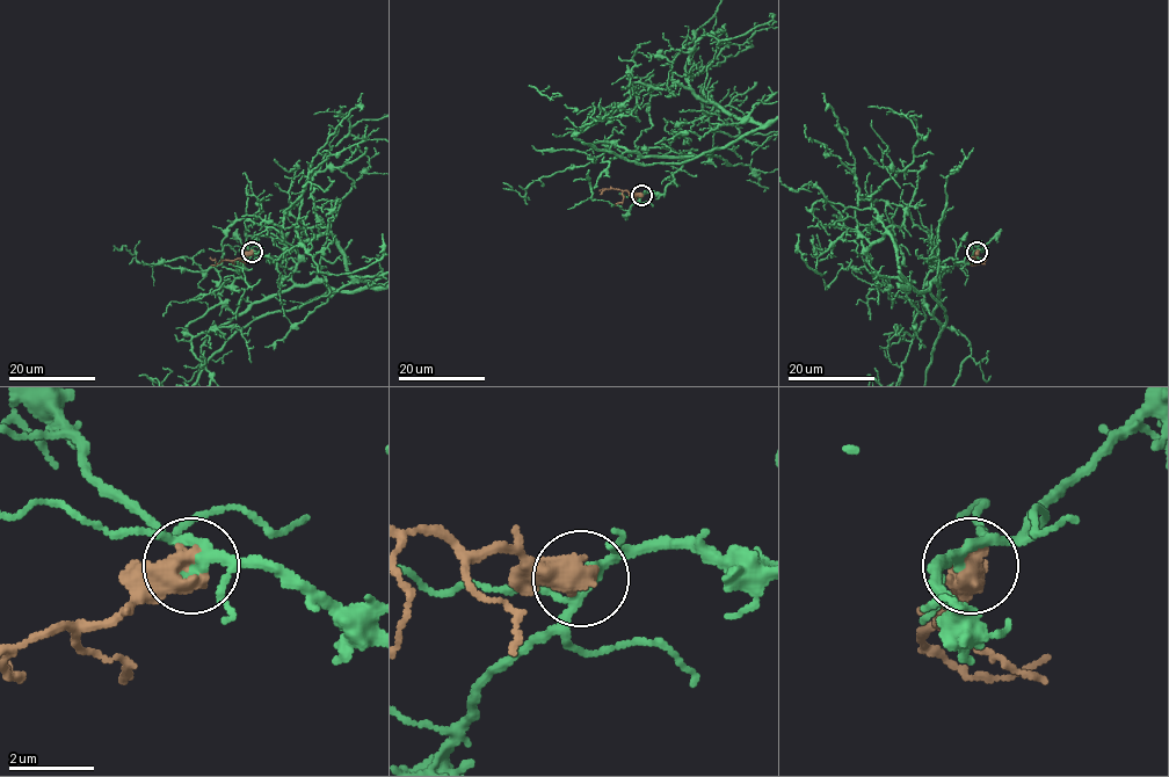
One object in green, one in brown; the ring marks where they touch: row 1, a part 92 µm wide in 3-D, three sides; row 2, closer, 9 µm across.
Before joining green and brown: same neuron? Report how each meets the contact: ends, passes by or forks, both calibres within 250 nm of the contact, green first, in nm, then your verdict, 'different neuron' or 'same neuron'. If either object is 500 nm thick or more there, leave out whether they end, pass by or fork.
calibres 200 and 750 nm; same neuron

